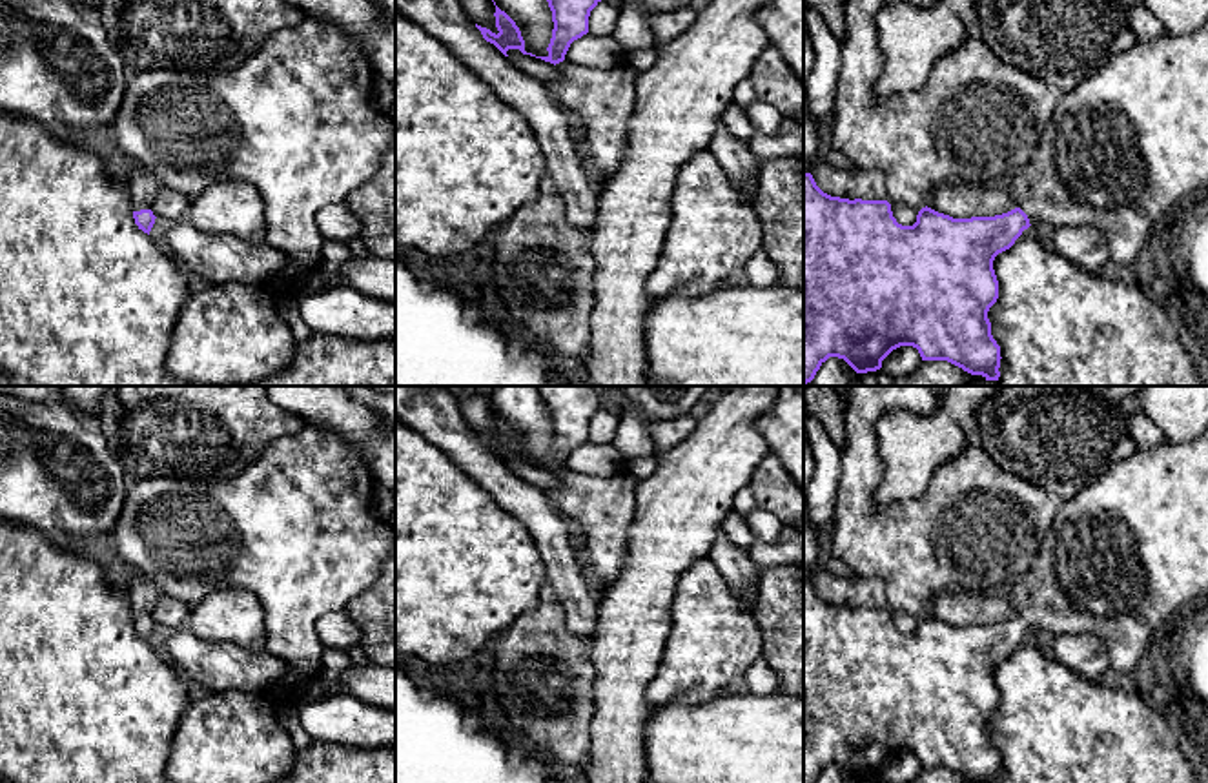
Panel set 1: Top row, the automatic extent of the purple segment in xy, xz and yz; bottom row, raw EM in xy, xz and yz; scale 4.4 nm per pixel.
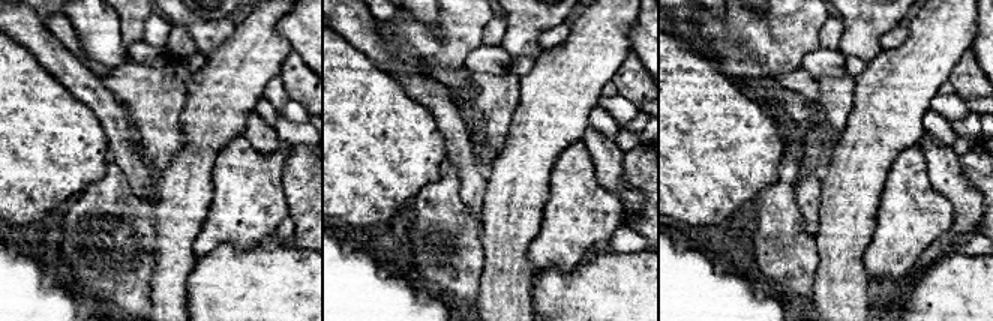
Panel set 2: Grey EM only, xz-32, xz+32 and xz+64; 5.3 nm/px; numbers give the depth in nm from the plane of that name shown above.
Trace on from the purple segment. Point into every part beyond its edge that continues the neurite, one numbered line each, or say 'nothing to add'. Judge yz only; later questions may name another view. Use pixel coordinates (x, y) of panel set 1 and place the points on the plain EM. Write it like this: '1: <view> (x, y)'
1: yz (1128, 552)

